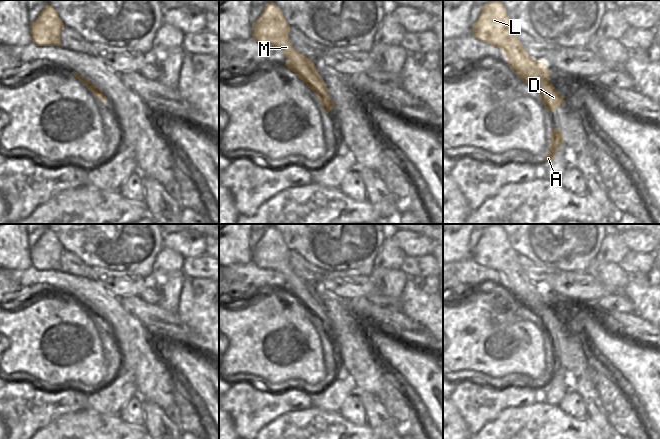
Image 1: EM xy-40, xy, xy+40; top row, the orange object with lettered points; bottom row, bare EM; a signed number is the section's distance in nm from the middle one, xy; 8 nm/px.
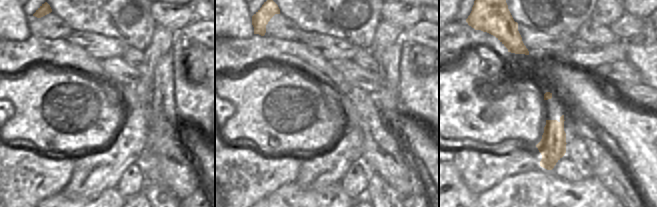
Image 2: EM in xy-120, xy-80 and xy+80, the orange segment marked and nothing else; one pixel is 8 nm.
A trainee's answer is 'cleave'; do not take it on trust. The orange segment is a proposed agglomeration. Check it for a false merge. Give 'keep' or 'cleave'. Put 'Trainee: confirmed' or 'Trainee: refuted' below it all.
keep
Trainee: refuted

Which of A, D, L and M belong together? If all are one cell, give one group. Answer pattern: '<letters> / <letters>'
A D L M

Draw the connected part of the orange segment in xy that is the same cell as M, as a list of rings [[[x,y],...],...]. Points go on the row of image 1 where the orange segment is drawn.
[[[269,2],[252,25],[252,38],[259,44],[279,48],[286,57],[285,66],[317,95],[325,113],[328,114],[334,108],[334,103],[327,94],[326,83],[318,74],[313,61],[294,49],[288,37],[289,31],[290,25],[280,8]]]

